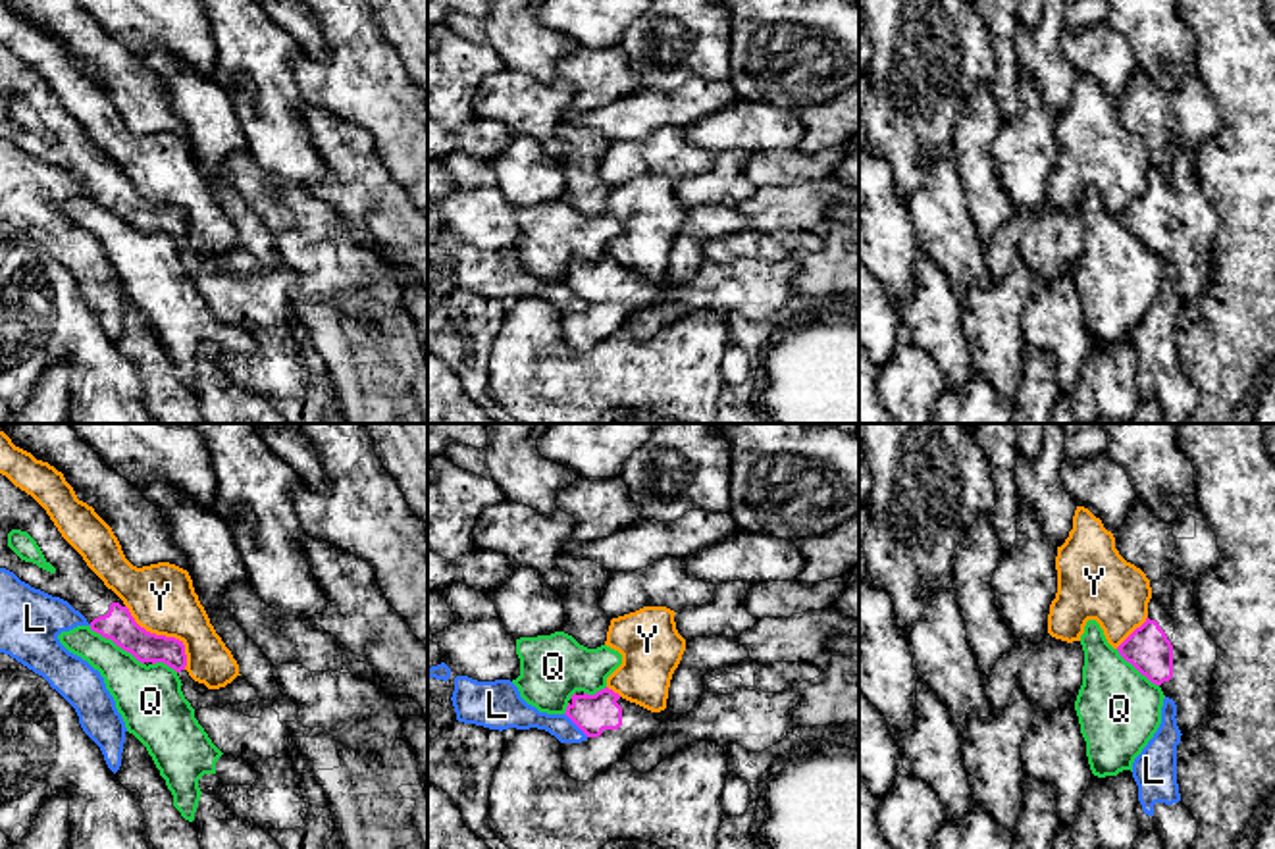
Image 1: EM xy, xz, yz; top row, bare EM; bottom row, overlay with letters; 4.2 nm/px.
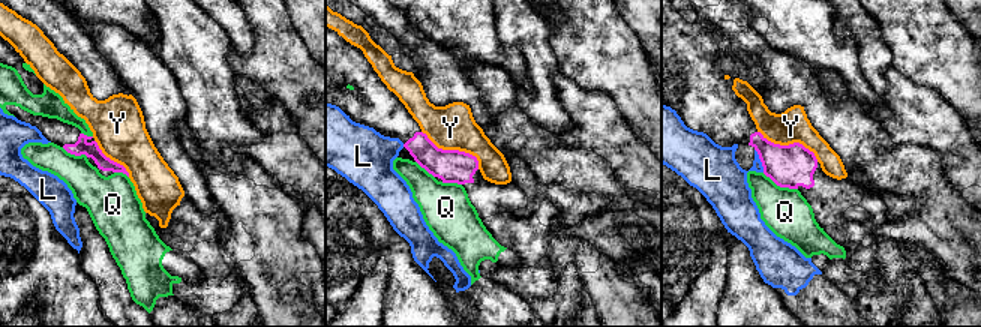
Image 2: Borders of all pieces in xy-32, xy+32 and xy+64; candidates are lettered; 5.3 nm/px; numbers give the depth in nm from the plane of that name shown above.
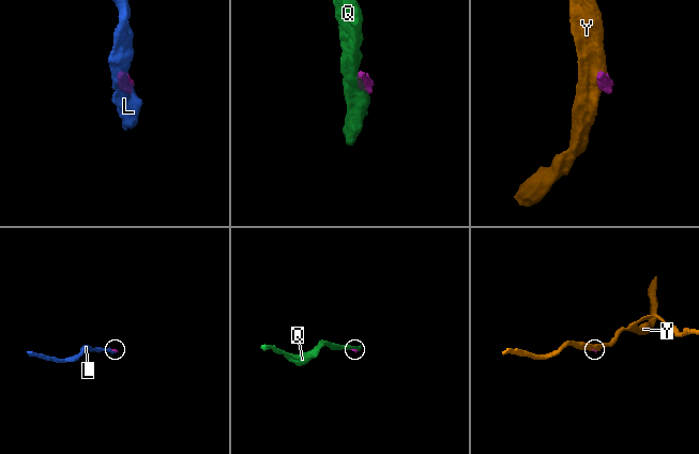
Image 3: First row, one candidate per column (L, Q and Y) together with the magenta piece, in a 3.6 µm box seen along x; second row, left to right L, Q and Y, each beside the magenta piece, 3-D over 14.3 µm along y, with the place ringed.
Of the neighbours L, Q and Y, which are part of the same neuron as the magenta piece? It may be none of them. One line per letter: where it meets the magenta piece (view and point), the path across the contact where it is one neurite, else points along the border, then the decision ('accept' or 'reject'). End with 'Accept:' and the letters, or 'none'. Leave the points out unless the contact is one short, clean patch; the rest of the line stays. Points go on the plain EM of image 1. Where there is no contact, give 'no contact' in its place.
L: xz (576, 293) | along xz (565, 282), (588, 305) | reject
Q: xy (116, 212) | reject
Y: xy (164, 205) | along xy (126, 174), (141, 195), (174, 205), (183, 214), (185, 237) | reject
Accept: none

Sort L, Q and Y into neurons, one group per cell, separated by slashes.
L / Q / Y

